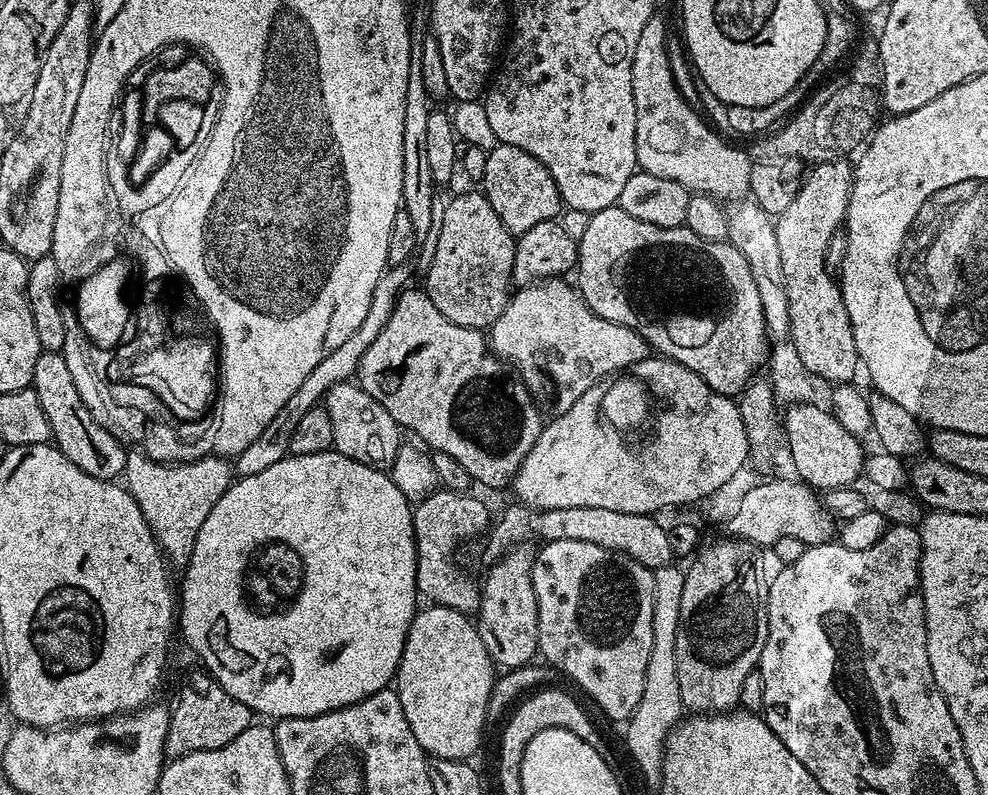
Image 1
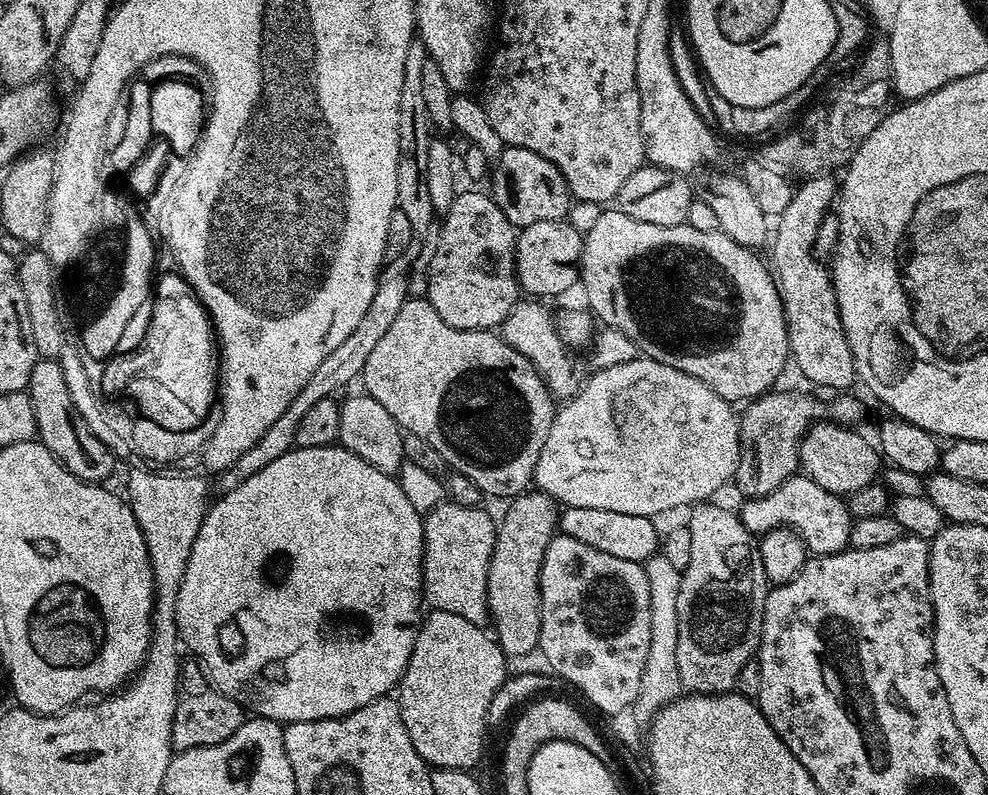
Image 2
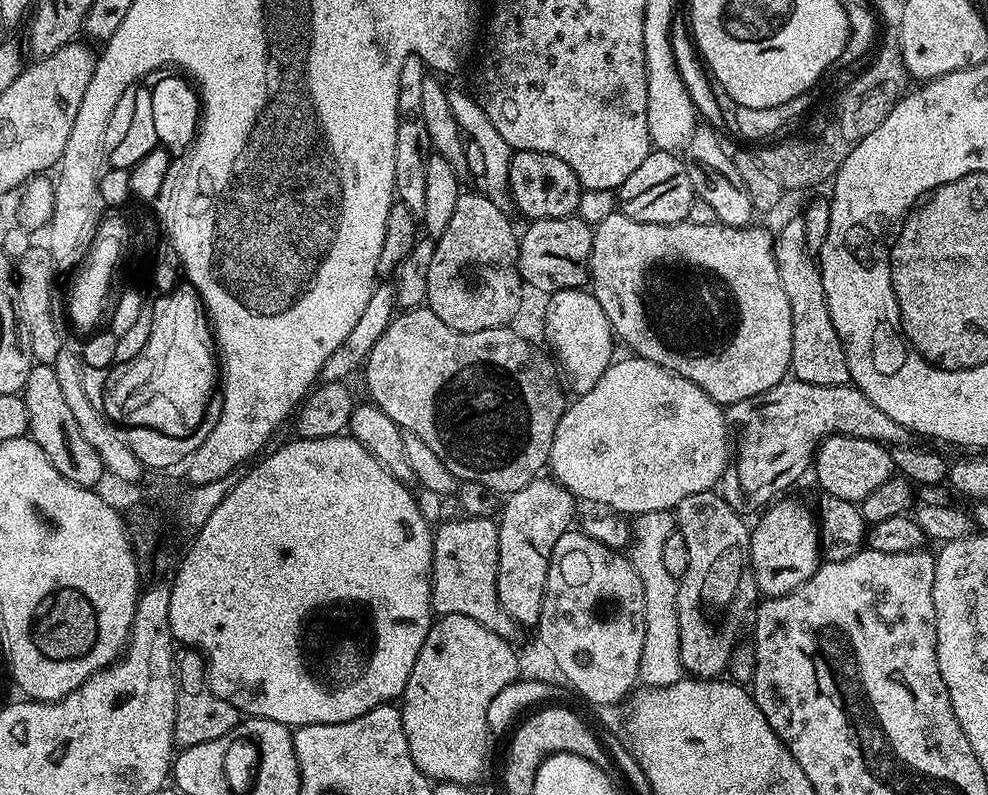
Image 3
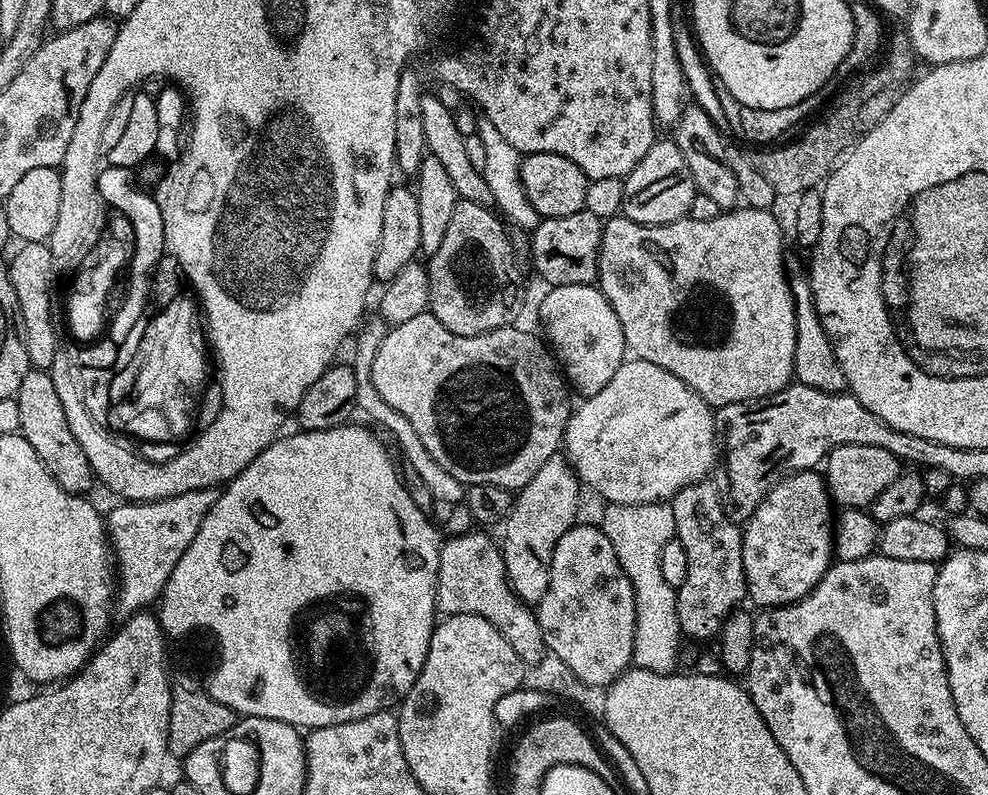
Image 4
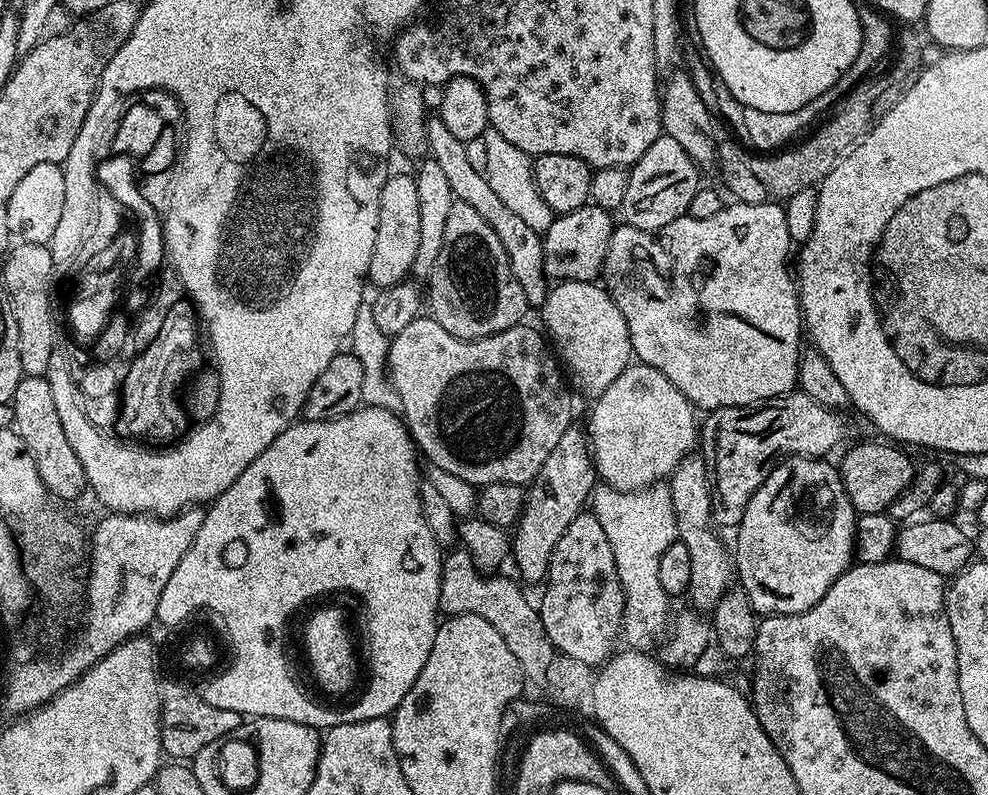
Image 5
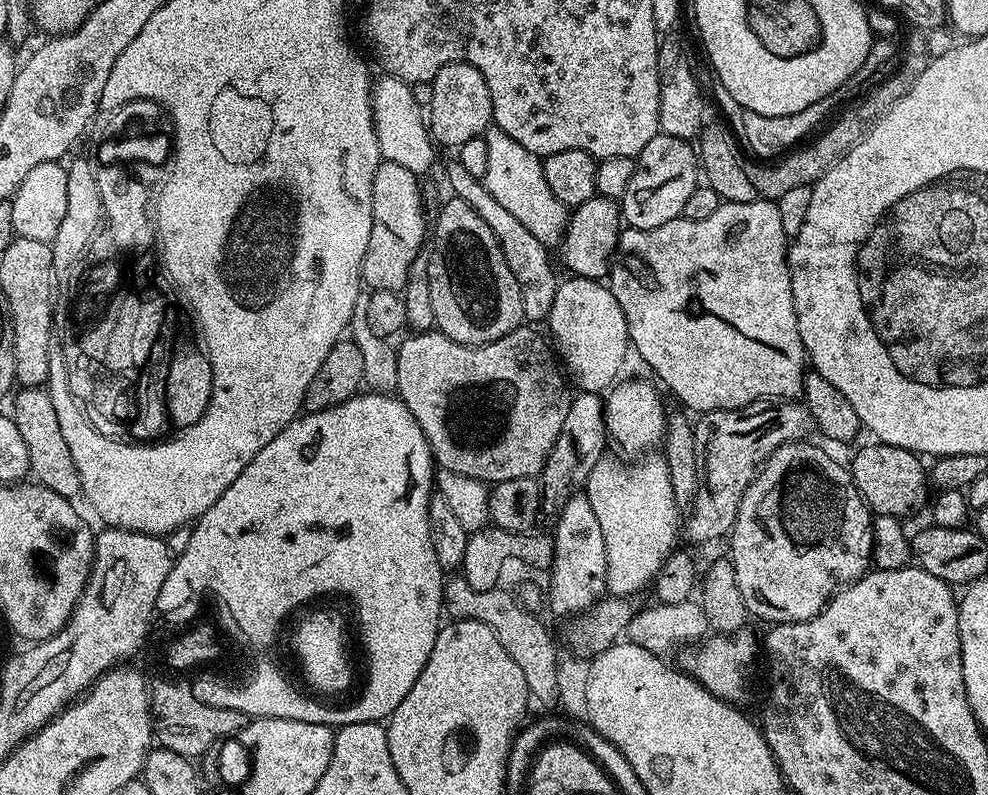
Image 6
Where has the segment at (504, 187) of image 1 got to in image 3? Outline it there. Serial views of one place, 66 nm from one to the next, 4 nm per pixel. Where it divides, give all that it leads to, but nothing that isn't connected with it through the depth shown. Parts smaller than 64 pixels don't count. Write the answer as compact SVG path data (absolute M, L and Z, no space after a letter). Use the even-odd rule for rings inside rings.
M513 151L508 167L508 191L515 211L520 211L522 215L528 216L529 221L533 221L576 215L582 189L574 170L570 170L562 158L541 152Z

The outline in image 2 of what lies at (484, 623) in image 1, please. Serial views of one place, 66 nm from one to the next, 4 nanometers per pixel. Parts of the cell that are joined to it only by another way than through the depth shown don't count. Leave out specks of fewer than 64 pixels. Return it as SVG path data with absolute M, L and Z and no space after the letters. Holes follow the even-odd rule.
M525 490L509 504L512 505L505 510L504 517L499 517L498 520L494 550L488 563L486 594L490 624L491 627L496 627L494 639L505 657L513 658L512 656L535 653L540 643L540 571L546 558L546 550L553 536L557 535L561 509L551 496L539 490Z

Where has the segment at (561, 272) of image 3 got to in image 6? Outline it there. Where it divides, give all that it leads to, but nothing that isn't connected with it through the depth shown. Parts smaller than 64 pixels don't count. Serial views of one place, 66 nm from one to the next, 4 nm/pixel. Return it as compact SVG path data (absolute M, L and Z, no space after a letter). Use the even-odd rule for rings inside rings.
M599 194L591 196L586 202L571 209L568 225L564 227L564 238L558 248L560 260L569 268L568 272L573 277L603 281L612 267L621 231L622 213L619 203Z

